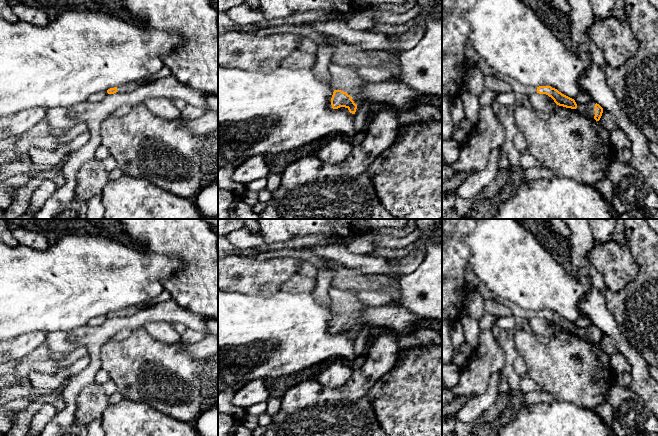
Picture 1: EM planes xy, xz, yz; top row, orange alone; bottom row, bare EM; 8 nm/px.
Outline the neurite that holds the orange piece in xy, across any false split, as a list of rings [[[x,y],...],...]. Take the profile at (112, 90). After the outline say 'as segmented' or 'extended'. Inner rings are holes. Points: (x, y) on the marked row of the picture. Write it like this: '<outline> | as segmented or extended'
[[[141,81],[132,82],[130,84],[126,84],[123,86],[110,88],[107,90],[107,93],[108,94],[114,94],[116,92],[129,92],[129,91],[134,90],[135,88],[139,87],[141,84],[142,84]]] | extended

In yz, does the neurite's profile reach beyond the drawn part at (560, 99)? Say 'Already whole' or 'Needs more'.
Needs more

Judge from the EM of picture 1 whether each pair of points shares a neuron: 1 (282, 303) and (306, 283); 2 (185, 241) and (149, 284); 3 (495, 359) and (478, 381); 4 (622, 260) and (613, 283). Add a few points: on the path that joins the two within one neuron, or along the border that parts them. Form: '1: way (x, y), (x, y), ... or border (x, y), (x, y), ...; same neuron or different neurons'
1: border (281, 290), (291, 293), (314, 291); different neurons
2: border (150, 252), (177, 255), (184, 265); different neurons
3: way (490, 364), (478, 376); same neuron
4: way (617, 266), (616, 277); same neuron

